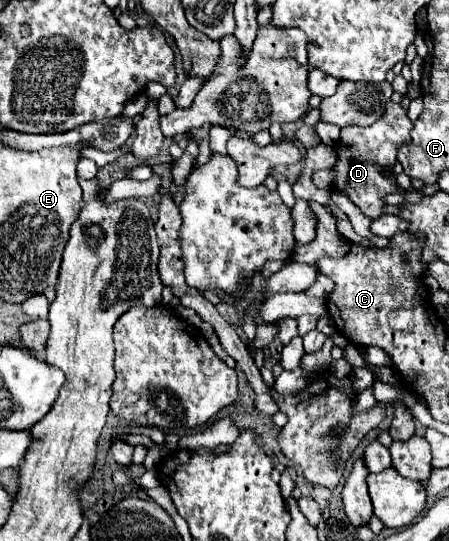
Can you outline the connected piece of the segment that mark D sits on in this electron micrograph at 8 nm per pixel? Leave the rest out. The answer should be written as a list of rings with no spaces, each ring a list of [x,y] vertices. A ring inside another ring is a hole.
[[[388,101],[384,117],[380,121],[368,125],[368,127],[344,127],[340,133],[340,141],[336,145],[336,163],[332,165],[334,183],[332,189],[346,195],[366,217],[374,219],[384,215],[386,197],[392,193],[404,195],[406,191],[396,183],[396,151],[400,145],[410,145],[410,131],[412,121],[406,113],[406,109],[398,103]]]

